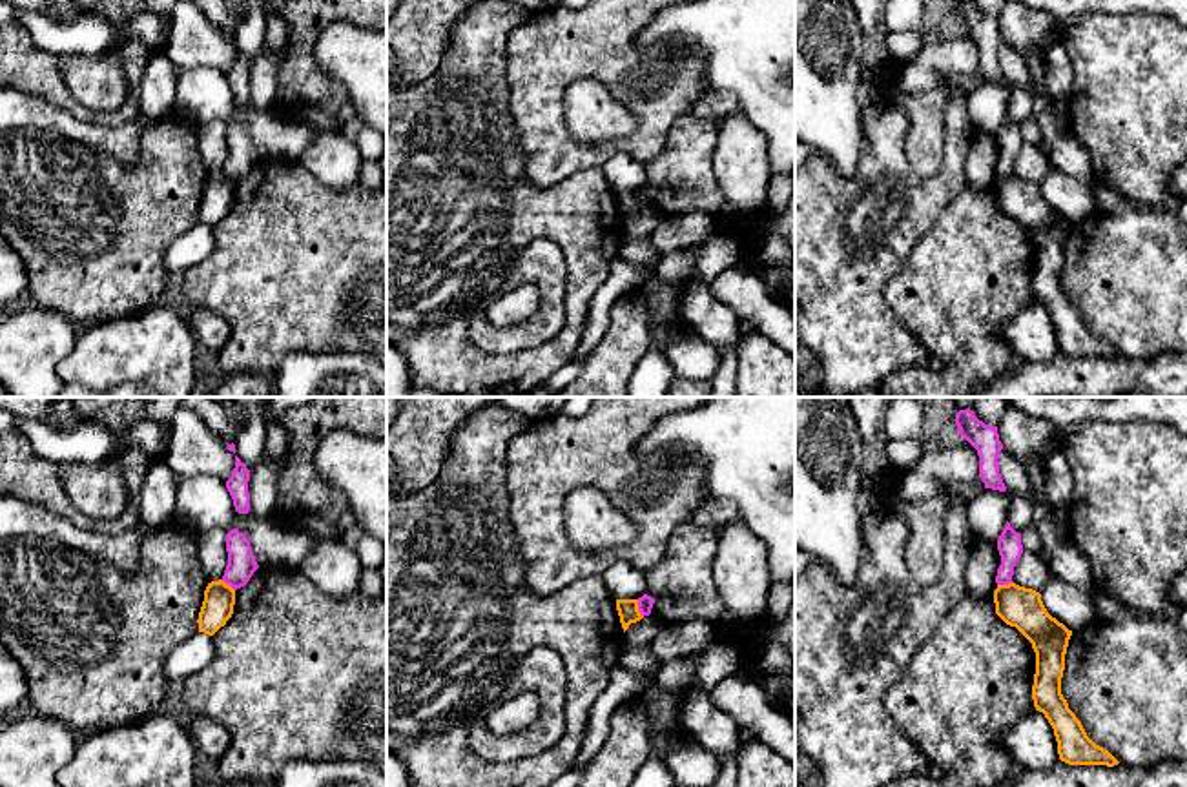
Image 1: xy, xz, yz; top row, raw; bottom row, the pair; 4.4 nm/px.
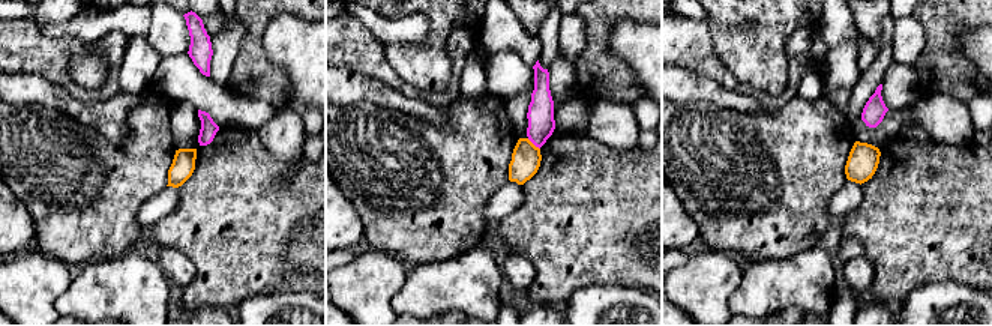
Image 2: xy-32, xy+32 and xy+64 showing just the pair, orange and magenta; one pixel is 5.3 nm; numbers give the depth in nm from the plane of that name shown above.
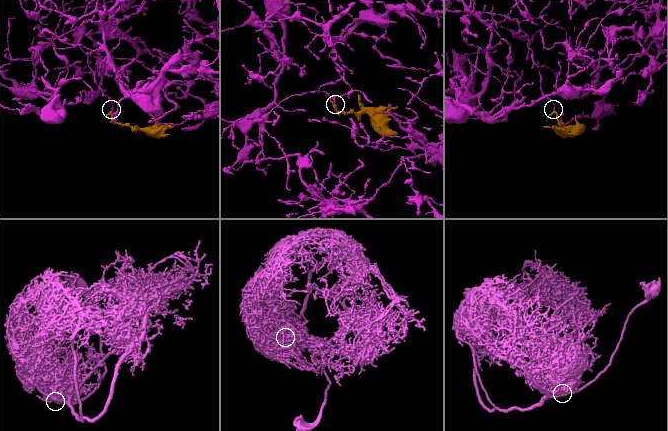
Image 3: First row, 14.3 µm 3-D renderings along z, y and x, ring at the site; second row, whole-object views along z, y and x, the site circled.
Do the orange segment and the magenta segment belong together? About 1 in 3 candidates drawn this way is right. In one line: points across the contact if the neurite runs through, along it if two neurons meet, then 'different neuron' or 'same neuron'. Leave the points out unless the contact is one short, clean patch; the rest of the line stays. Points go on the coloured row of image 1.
border along xz (637, 600), (637, 609), (642, 616); different neuron

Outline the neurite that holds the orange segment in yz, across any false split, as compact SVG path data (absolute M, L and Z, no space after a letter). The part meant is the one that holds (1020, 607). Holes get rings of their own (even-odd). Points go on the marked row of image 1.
M1016 583L997 585L994 603L996 614L1032 643L1036 652L1032 700L1036 710L1043 712L1054 729L1059 760L1068 765L1118 765L1109 751L1087 736L1061 694L1072 630L1047 612L1041 594L1032 588Z

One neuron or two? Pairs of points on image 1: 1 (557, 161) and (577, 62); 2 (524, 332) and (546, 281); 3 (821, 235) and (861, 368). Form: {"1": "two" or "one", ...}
{"1": "one", "2": "one", "3": "one"}

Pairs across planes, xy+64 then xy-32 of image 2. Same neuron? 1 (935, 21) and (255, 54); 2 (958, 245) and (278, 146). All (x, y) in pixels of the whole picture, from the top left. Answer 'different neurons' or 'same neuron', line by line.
1: same neuron
2: different neurons

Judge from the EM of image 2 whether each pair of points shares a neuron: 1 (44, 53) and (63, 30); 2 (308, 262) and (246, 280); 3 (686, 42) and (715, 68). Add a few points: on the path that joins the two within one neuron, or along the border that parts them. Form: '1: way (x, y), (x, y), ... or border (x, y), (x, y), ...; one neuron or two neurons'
1: border (35, 23), (50, 36), (74, 36), (92, 42); two neurons
2: way (293, 262), (264, 262), (261, 265); one neuron
3: way (694, 50), (707, 62); one neuron

